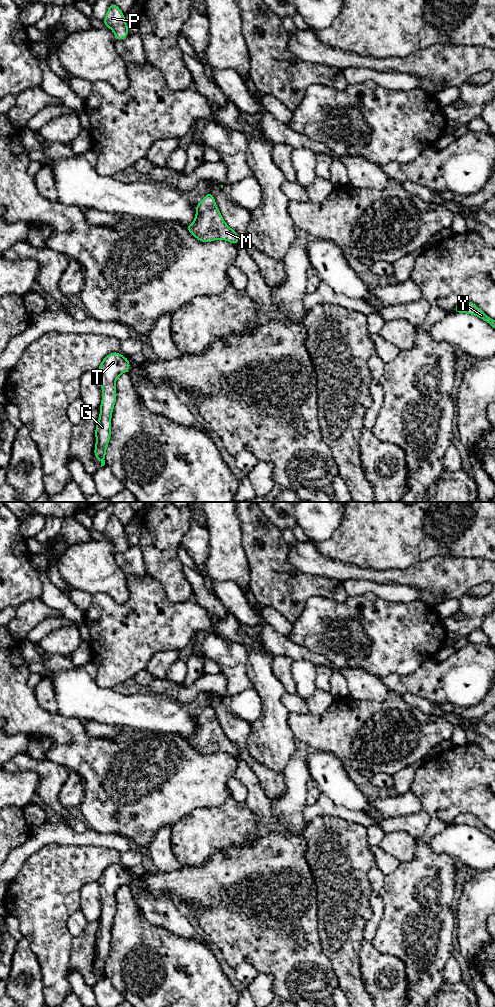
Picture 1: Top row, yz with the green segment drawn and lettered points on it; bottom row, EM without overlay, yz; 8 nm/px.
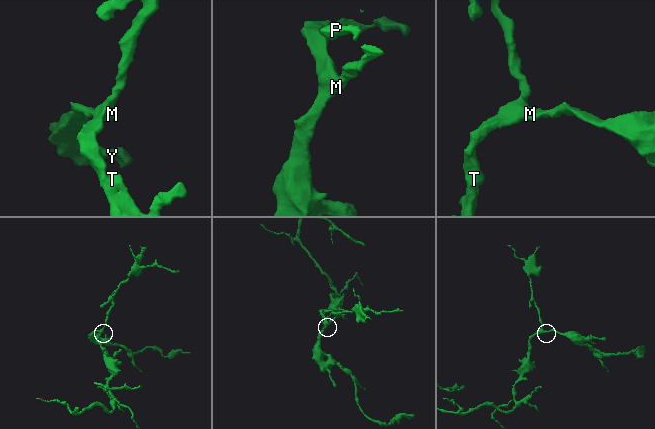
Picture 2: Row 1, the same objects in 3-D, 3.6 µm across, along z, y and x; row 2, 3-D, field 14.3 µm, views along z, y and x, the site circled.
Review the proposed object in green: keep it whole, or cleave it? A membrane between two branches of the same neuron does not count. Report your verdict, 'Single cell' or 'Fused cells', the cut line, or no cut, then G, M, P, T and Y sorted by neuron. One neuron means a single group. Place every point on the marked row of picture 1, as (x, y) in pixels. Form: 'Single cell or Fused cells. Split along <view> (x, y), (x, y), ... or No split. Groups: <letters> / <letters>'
Single cell. No split. Groups: G M P T Y

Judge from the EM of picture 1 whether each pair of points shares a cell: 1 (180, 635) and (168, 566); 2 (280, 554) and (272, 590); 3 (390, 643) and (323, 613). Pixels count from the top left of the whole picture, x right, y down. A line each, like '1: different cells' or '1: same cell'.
1: different cells
2: same cell
3: same cell

